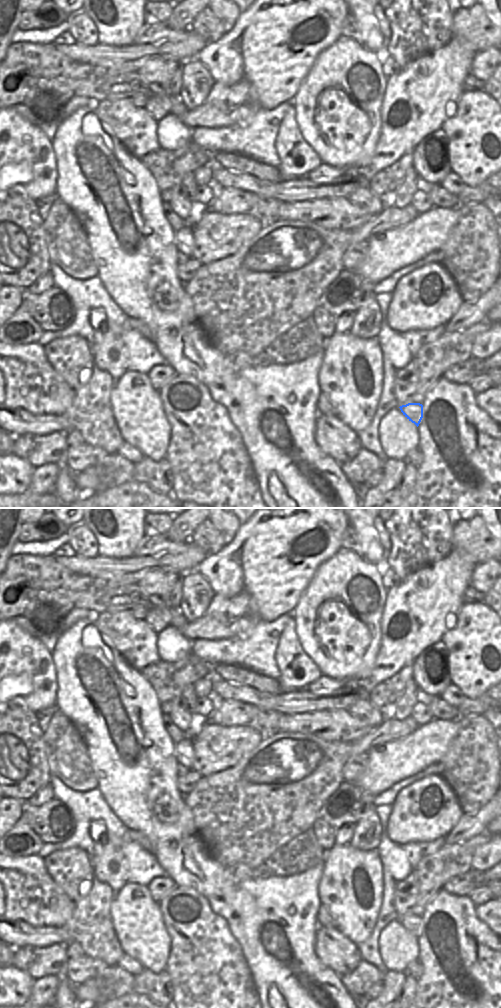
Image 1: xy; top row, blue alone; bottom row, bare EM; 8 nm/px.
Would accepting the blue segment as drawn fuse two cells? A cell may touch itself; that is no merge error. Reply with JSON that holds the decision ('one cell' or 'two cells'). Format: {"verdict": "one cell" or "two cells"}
{"verdict": "one cell"}

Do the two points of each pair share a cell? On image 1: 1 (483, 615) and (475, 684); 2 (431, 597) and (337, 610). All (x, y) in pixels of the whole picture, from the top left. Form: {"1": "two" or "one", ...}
{"1": "one", "2": "two"}

